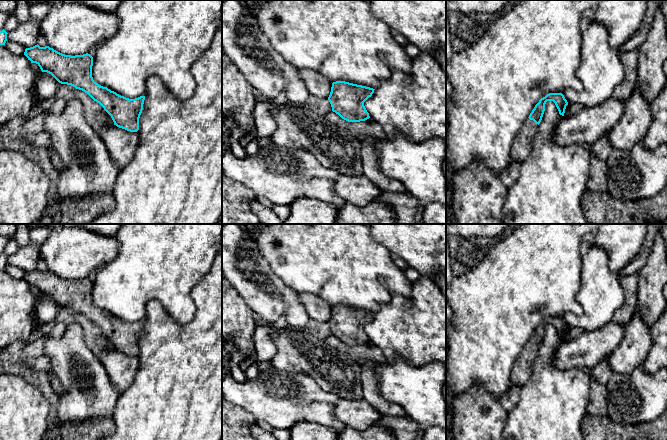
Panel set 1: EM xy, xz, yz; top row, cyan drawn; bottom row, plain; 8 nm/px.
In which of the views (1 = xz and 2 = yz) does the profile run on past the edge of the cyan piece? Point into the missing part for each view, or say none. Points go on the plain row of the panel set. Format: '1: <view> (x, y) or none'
1: none
2: yz (522, 368)

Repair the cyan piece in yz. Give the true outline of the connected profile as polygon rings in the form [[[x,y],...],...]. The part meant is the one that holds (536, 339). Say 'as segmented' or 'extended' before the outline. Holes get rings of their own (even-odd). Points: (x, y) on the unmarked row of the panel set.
extended; [[[549,317],[545,321],[541,322],[513,365],[513,385],[521,388],[530,377],[532,365],[538,355],[538,350],[542,344],[547,325],[553,325],[559,335],[559,338],[564,340],[568,326],[562,317]]]

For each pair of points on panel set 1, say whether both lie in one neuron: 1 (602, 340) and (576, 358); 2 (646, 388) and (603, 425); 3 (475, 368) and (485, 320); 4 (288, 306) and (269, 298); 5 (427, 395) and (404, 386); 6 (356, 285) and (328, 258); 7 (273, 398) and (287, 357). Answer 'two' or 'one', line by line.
1: one
2: two
3: one
4: one
5: one
6: one
7: two

